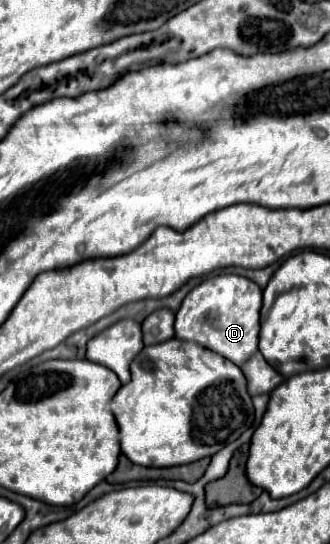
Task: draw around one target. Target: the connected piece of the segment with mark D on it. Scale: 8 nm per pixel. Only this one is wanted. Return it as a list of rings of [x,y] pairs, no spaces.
[[[235,274],[211,276],[185,296],[177,312],[175,336],[179,340],[191,340],[201,346],[207,346],[209,350],[219,352],[237,366],[243,366],[243,362],[247,362],[247,358],[251,358],[251,354],[257,352],[261,330],[261,302],[263,290],[255,282]]]

